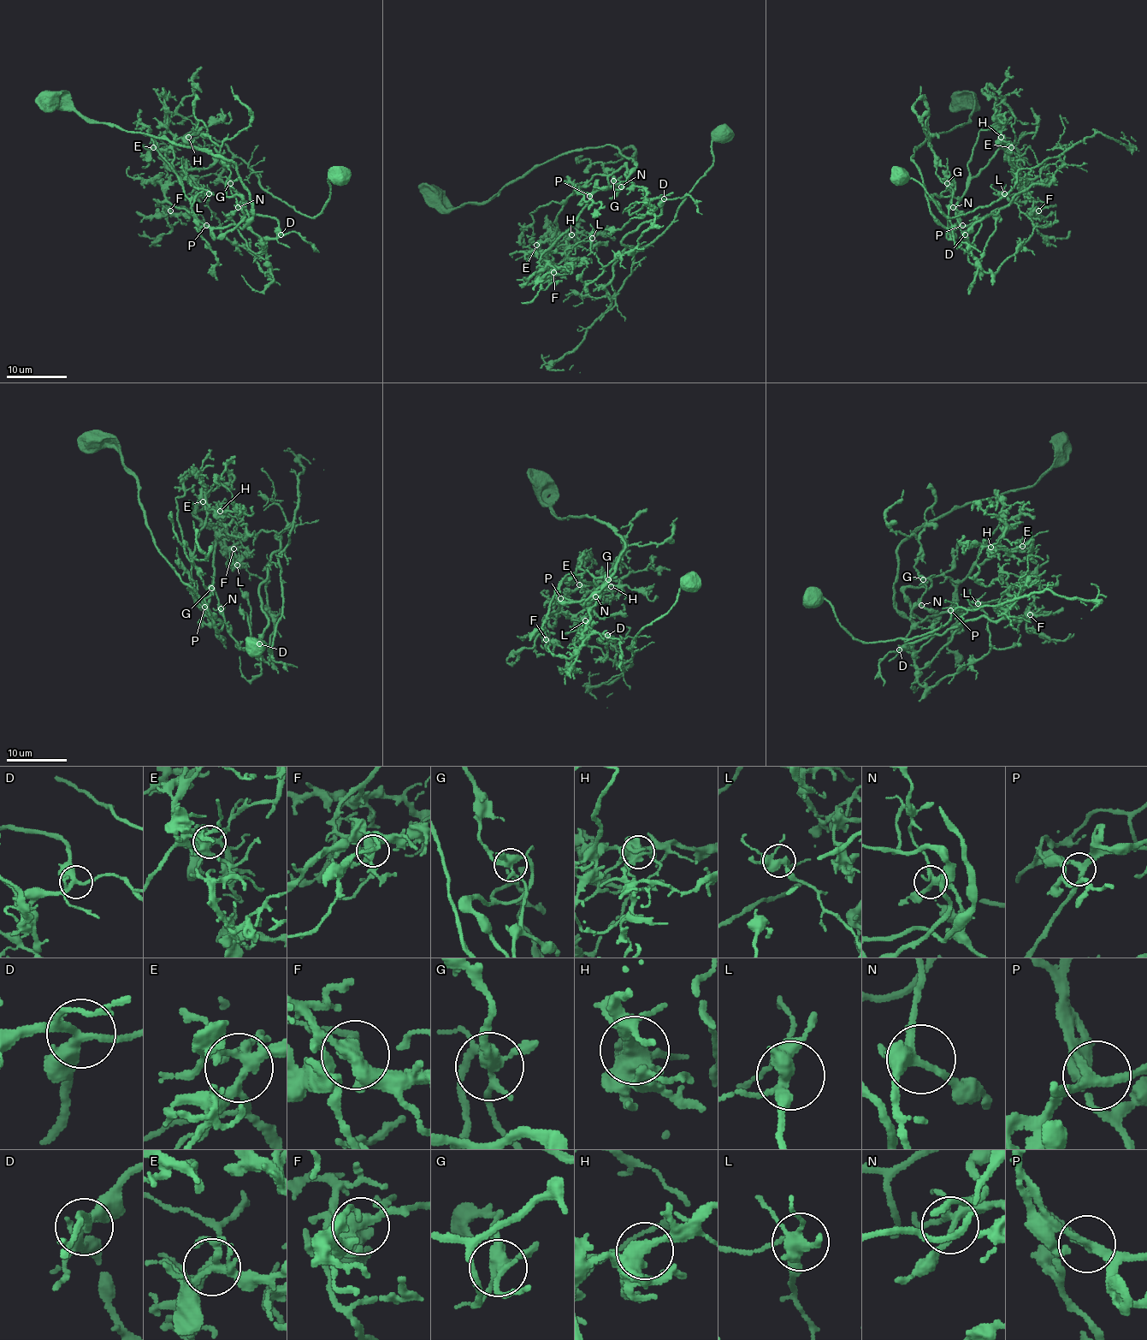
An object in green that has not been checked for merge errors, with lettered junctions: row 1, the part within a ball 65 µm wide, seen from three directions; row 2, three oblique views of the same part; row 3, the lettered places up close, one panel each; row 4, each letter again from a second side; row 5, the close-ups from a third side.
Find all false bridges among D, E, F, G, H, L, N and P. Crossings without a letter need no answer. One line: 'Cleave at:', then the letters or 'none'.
Cleave at: G

